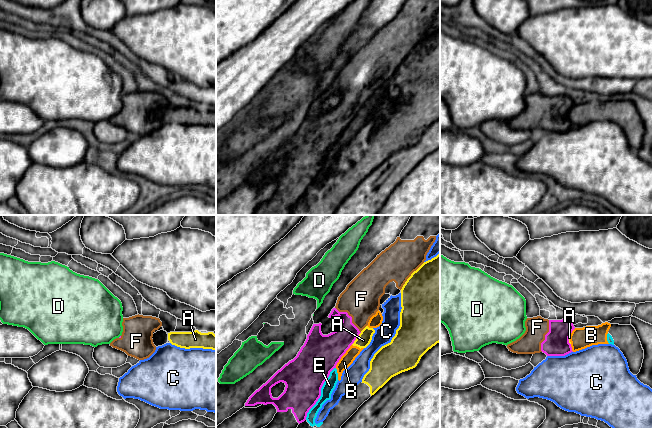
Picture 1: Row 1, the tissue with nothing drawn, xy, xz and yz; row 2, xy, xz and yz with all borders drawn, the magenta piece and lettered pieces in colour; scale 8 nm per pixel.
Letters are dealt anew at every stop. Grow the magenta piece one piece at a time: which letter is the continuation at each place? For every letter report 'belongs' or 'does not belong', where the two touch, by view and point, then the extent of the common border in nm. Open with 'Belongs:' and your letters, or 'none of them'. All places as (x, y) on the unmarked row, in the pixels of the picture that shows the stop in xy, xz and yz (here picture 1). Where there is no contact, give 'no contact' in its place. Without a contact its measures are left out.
Belongs: F
A: does not belong; meets magenta in xz at (356, 113); contact 130 nm long
B: does not belong; meets magenta in xz at (342, 131); contact 240 nm long
C: does not belong; meets magenta in yz at (559, 131); contact 220 nm long
D: does not belong; no contact
E: does not belong; meets magenta in xz at (320, 169); contact 480 nm long
F: belongs; meets magenta in xz at (351, 93); contact 300 nm long

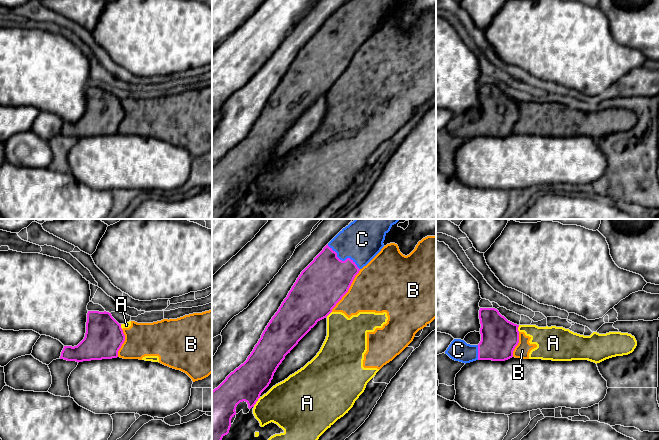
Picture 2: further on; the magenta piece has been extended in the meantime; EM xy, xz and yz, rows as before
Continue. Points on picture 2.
Belongs: C
A: does not belong; meets magenta in xz at (256, 177); contact 100 nm long
B: does not belong; meets magenta in xz at (348, 65); contact 420 nm long
C: belongs; meets magenta in xz at (343, 37); contact 340 nm long

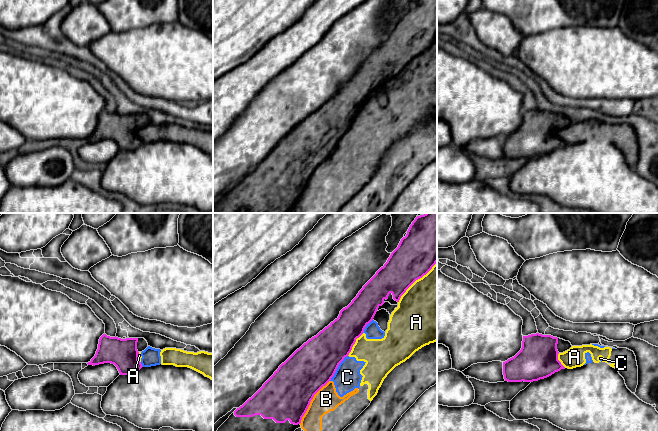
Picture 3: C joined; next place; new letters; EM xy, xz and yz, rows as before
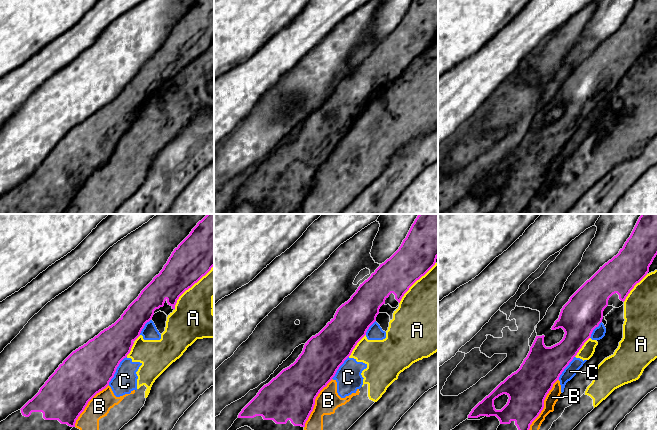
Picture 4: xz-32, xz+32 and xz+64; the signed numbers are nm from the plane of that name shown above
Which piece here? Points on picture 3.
Belongs: none of them
A: does not belong; meets magenta in xz at (416, 55); contact 460 nm long
B: does not belong; meets magenta in xz at (310, 177); contact 420 nm long
C: does not belong; meets magenta in xz at (337, 143); contact 260 nm long

